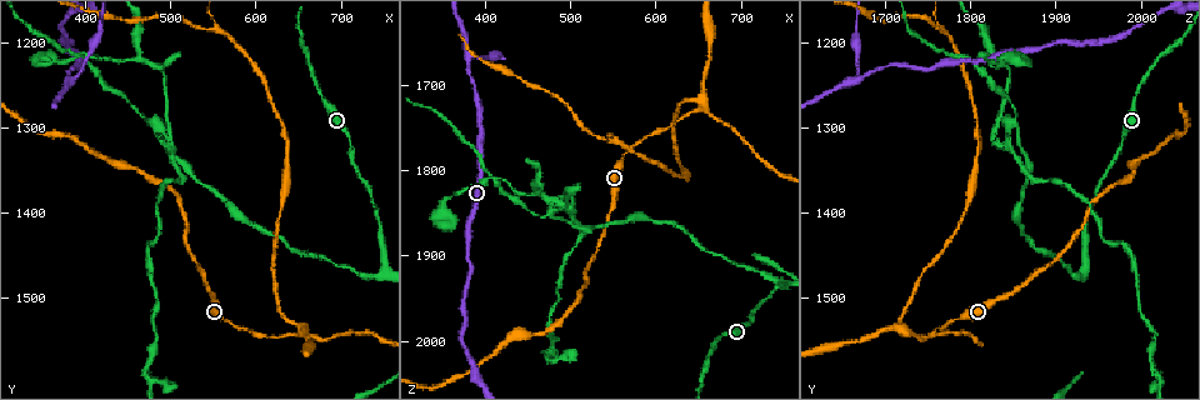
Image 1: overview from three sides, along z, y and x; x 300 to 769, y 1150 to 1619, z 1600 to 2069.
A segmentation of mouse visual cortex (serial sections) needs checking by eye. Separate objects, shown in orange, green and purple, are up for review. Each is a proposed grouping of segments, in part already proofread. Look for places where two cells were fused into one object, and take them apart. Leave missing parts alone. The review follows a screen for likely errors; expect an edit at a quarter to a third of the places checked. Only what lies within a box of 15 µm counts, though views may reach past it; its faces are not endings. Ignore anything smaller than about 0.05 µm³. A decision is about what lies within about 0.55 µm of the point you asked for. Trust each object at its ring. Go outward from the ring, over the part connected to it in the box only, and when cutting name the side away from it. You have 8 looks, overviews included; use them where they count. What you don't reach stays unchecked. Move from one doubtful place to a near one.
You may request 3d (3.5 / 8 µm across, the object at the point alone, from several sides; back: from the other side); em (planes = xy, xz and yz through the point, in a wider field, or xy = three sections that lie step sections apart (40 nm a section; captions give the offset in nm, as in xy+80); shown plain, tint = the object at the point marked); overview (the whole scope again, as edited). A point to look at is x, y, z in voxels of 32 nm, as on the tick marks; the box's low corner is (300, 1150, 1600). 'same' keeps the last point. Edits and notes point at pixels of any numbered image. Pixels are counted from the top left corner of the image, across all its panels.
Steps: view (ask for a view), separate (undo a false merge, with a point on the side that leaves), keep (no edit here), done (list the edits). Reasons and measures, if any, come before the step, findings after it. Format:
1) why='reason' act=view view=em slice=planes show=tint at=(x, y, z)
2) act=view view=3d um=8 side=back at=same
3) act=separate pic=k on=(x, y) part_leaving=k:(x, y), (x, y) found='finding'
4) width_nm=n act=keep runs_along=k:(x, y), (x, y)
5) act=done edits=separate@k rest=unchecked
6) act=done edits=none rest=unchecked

why='sharp bend' act=view view=3d um=3.5 at=(380, 1240, 1665)

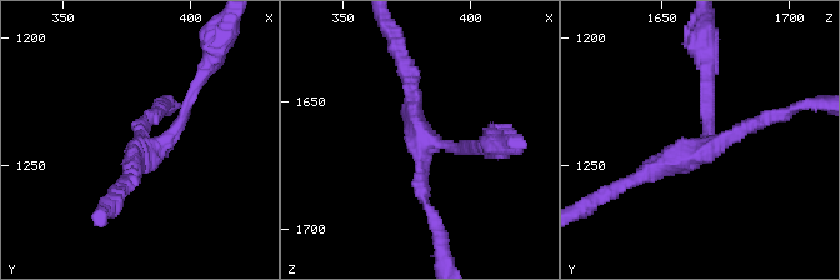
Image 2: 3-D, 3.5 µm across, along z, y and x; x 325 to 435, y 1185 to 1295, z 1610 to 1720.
arms=3 arm_widths_nm=150,150,200 why='now the EM' act=view view=em slice=xy step=5 show=tint at=(383, 1245, 1667)

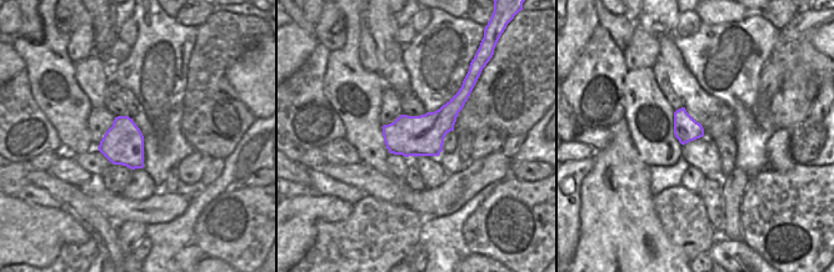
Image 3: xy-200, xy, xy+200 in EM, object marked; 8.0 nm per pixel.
why='cut it another way' act=view view=em slice=xy step=2 show=tint at=same

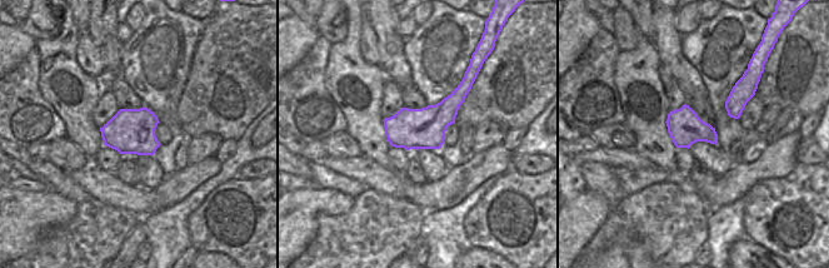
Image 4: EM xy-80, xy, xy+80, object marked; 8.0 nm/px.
act=keep runs_along=2:(428, 209), (420, 148), (474, 148) found='continuous, no second cell'

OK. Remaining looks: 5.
why='abrupt turn' act=view view=3d um=3.5 at=(735, 1475, 1925)

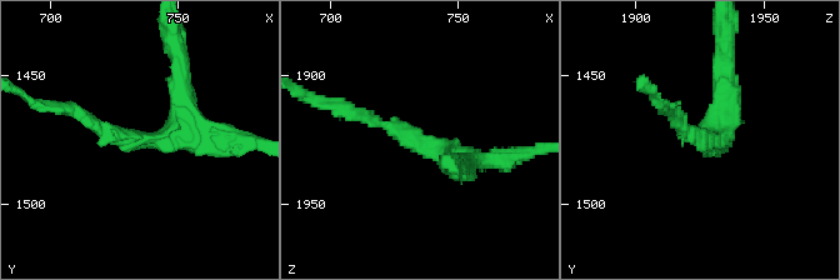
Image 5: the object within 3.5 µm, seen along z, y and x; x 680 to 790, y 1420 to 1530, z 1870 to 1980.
arm_widths_nm=150,350 act=view view=em slice=xy step=2 show=tint at=(732, 1475, 1927)

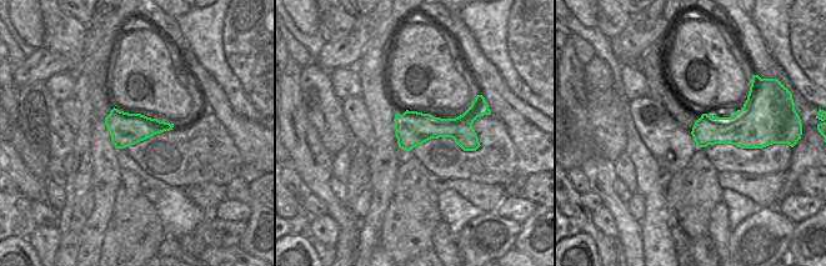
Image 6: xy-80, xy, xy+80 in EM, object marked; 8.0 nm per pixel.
act=view view=em slice=planes show=tint at=same

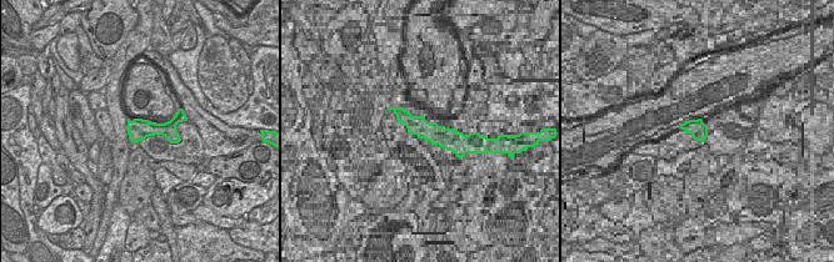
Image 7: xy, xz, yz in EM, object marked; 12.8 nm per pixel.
act=keep runs_along=5:(464, 164), (349, 113) found='continuous, no second cell'

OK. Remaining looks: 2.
act=done edits=none rest=unchecked

